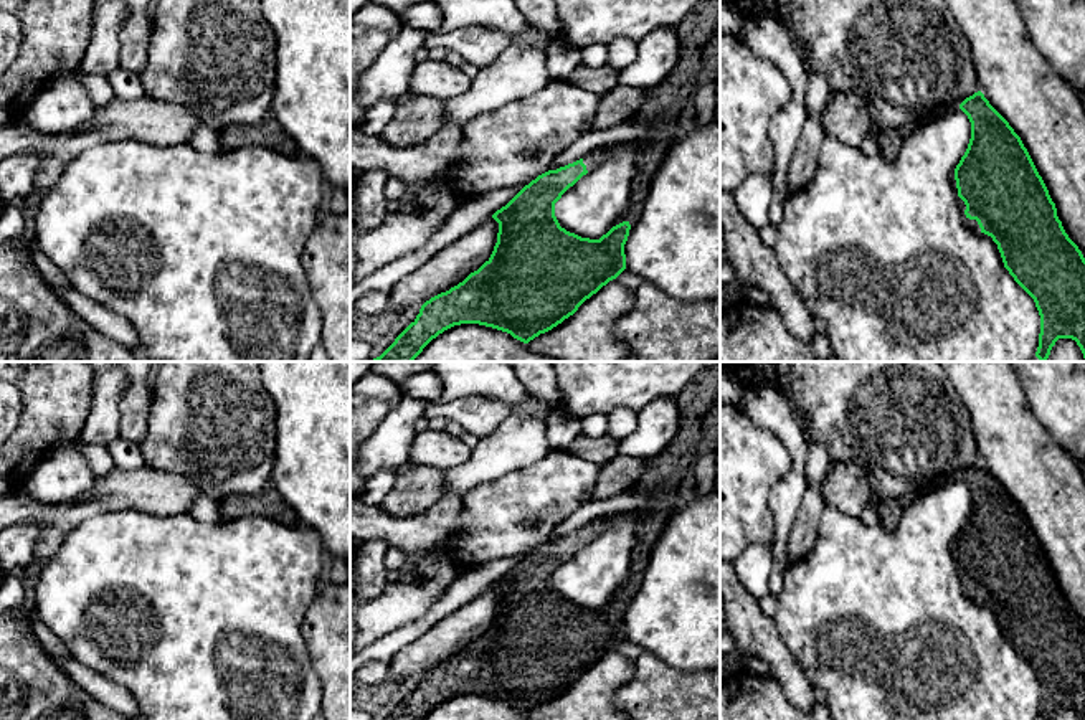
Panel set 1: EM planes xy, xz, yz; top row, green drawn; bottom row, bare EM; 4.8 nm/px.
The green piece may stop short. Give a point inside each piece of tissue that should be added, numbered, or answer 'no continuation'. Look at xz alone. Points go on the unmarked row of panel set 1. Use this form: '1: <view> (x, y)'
1: xz (598, 525)

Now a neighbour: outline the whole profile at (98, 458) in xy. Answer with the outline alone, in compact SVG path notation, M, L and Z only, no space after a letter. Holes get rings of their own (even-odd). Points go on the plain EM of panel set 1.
M81 436L61 441L56 448L78 448L96 476L104 476L116 467L106 446L88 444Z

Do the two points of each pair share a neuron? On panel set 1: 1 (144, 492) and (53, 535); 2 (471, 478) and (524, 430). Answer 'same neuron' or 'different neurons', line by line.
1: same neuron
2: same neuron

